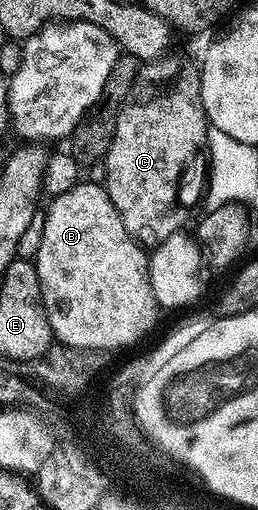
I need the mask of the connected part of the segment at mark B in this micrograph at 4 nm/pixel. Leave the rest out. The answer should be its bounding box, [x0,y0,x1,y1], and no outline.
[33,182,161,350]

